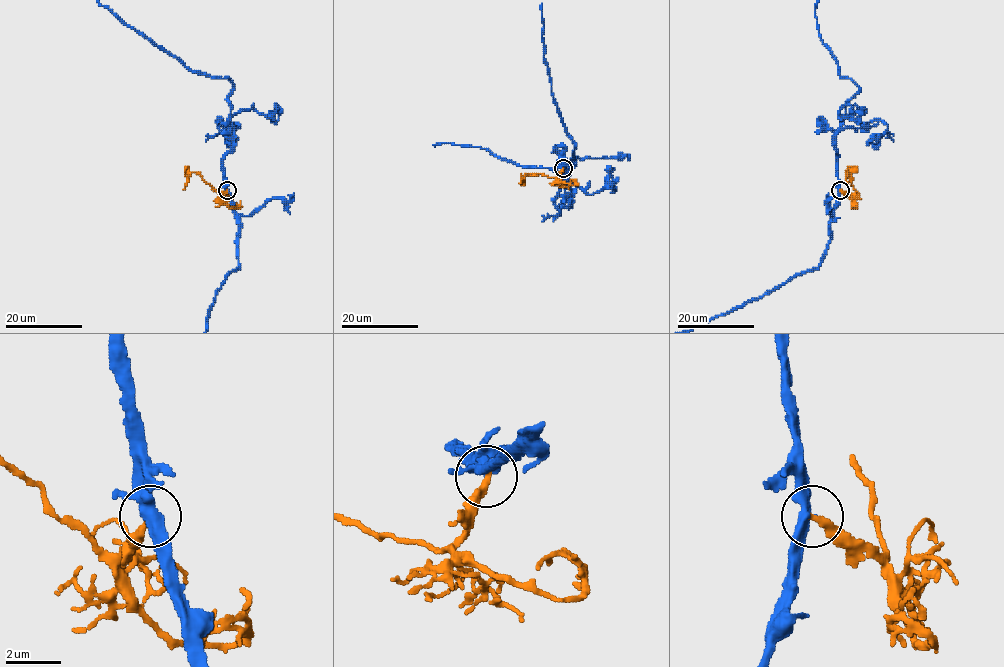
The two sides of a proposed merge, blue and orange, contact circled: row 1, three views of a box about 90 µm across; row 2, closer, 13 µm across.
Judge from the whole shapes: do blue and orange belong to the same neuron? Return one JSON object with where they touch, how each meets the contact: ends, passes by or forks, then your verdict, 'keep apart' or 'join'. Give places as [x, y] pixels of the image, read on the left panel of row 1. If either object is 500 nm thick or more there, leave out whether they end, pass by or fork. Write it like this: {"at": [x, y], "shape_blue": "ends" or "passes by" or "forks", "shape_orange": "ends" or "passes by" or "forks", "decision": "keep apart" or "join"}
{"at": [227, 190], "shape_blue": "forks", "shape_orange": "ends", "decision": "join"}

